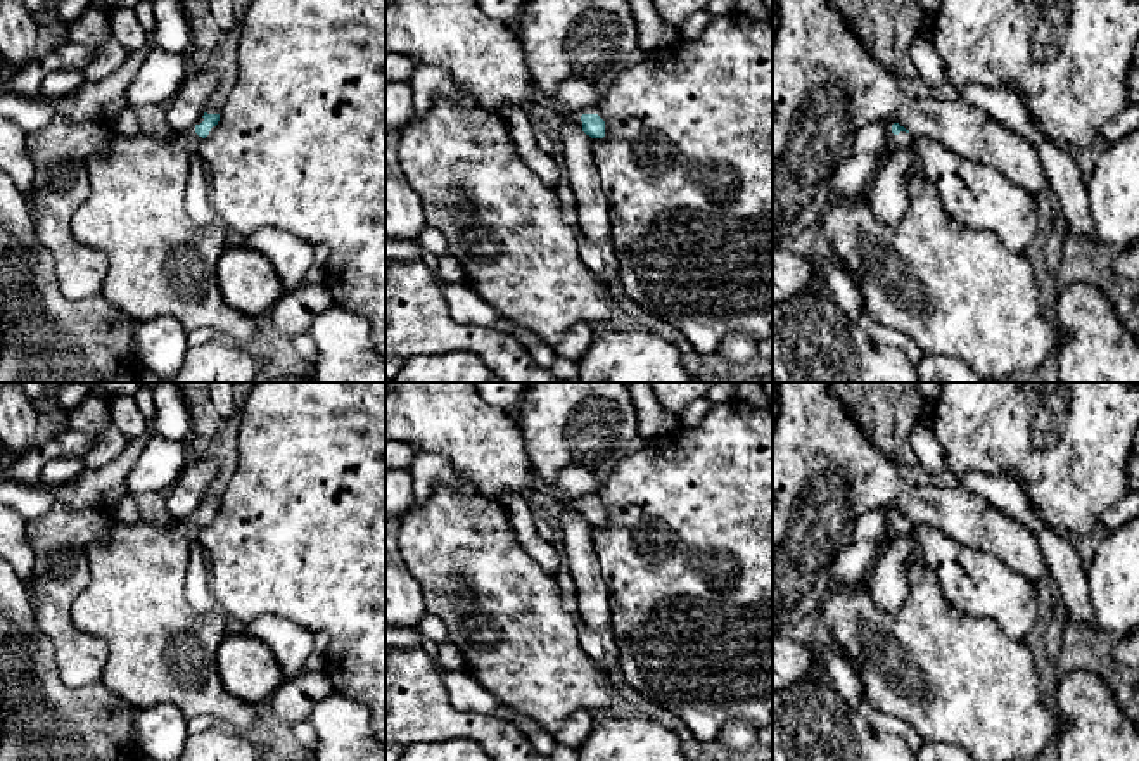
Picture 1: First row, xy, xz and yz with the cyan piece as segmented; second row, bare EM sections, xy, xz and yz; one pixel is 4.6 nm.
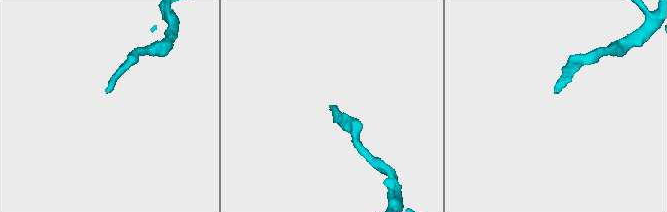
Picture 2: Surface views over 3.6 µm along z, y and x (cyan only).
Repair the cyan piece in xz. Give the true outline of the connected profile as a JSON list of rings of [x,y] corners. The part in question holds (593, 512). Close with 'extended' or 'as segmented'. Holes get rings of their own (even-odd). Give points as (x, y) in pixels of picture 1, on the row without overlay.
[[[598,493],[584,495],[574,500],[574,508],[591,526],[605,524],[605,508],[601,507]]]; extended

